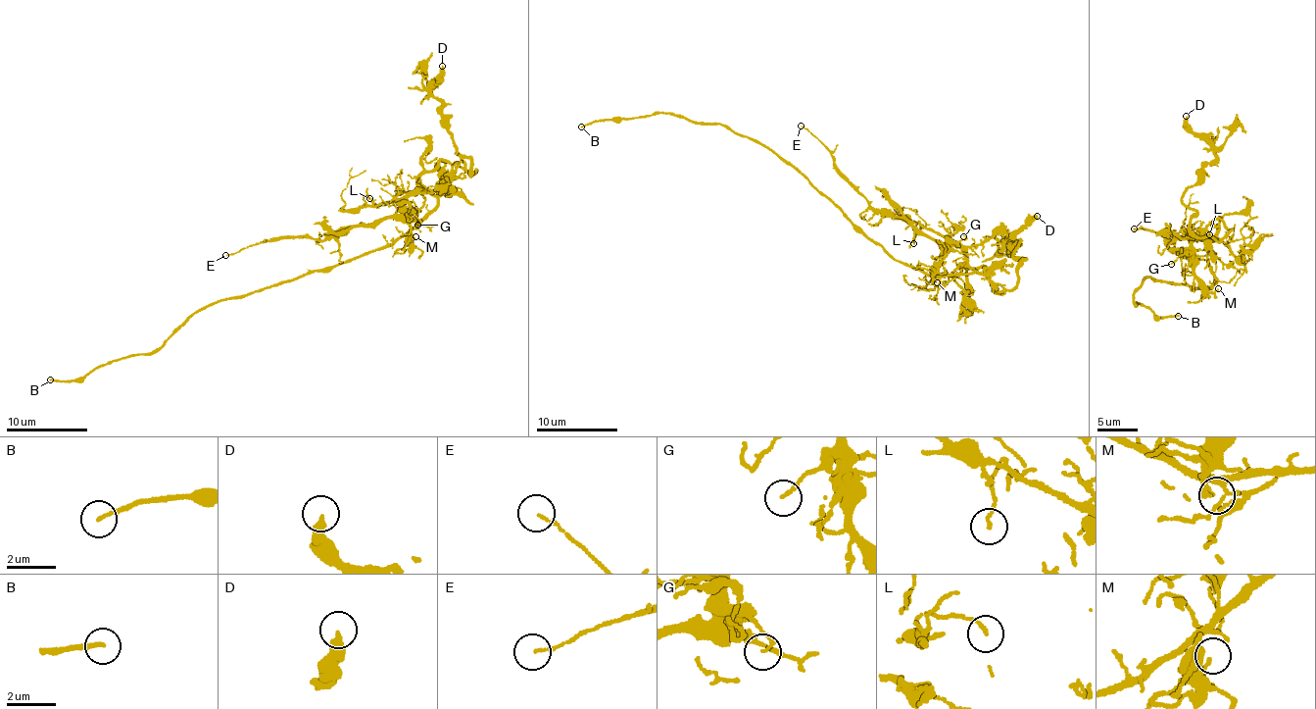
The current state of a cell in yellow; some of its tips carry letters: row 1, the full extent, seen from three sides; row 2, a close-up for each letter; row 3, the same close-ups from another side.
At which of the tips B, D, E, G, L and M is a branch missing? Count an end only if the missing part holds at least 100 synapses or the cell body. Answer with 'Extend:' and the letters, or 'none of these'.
Extend: B

